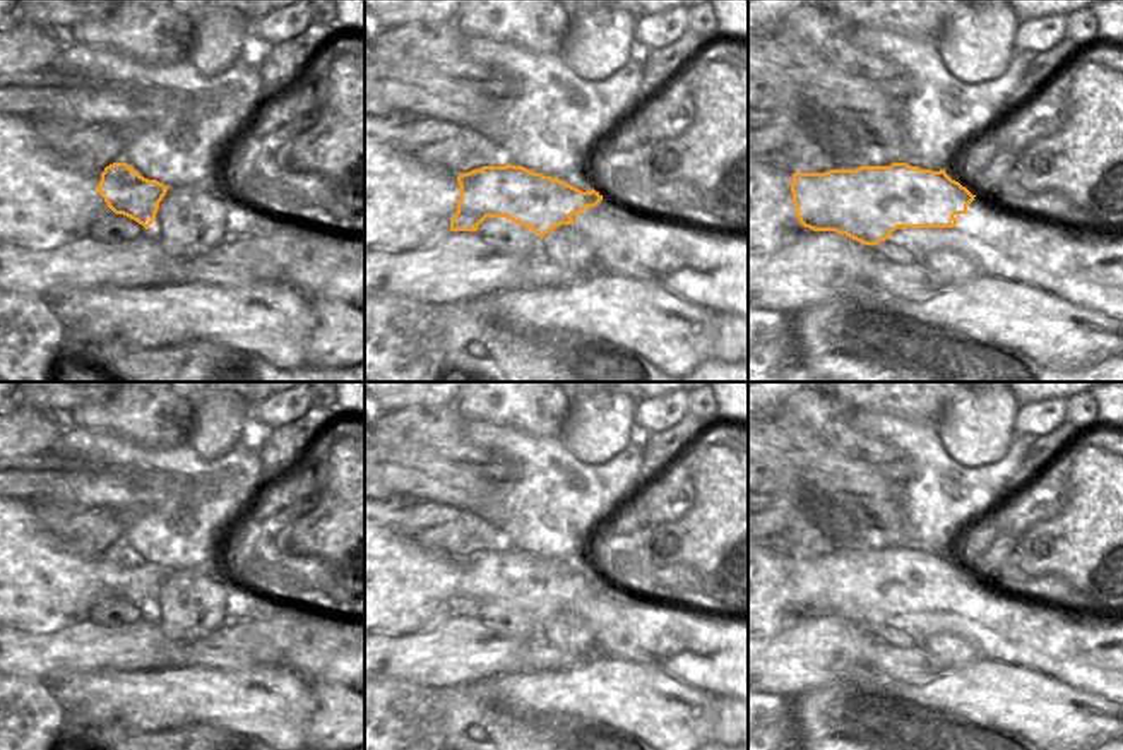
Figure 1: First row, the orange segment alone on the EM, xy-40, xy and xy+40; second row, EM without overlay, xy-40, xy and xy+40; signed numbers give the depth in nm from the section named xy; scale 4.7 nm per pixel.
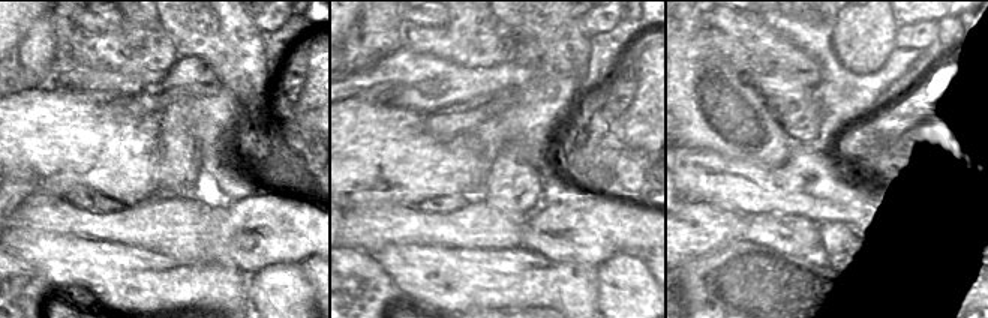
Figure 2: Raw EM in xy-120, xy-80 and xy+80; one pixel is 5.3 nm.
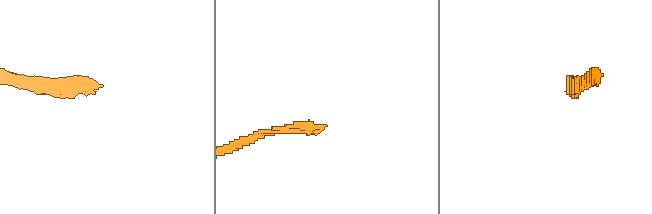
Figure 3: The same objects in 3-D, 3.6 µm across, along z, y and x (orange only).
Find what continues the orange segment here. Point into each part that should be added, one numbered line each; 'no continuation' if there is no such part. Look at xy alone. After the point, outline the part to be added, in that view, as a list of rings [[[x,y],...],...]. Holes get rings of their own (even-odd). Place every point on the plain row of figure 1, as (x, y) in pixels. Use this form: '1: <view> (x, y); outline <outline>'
1: xy (706, 651); outline [[[606,582],[596,591],[585,591],[582,598],[572,598],[570,601],[573,603],[570,610],[579,611],[591,623],[594,642],[604,656],[654,666],[712,697],[748,700],[748,618],[709,615],[695,608],[620,594]]]

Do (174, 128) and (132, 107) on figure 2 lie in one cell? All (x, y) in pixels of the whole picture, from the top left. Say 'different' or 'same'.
different

